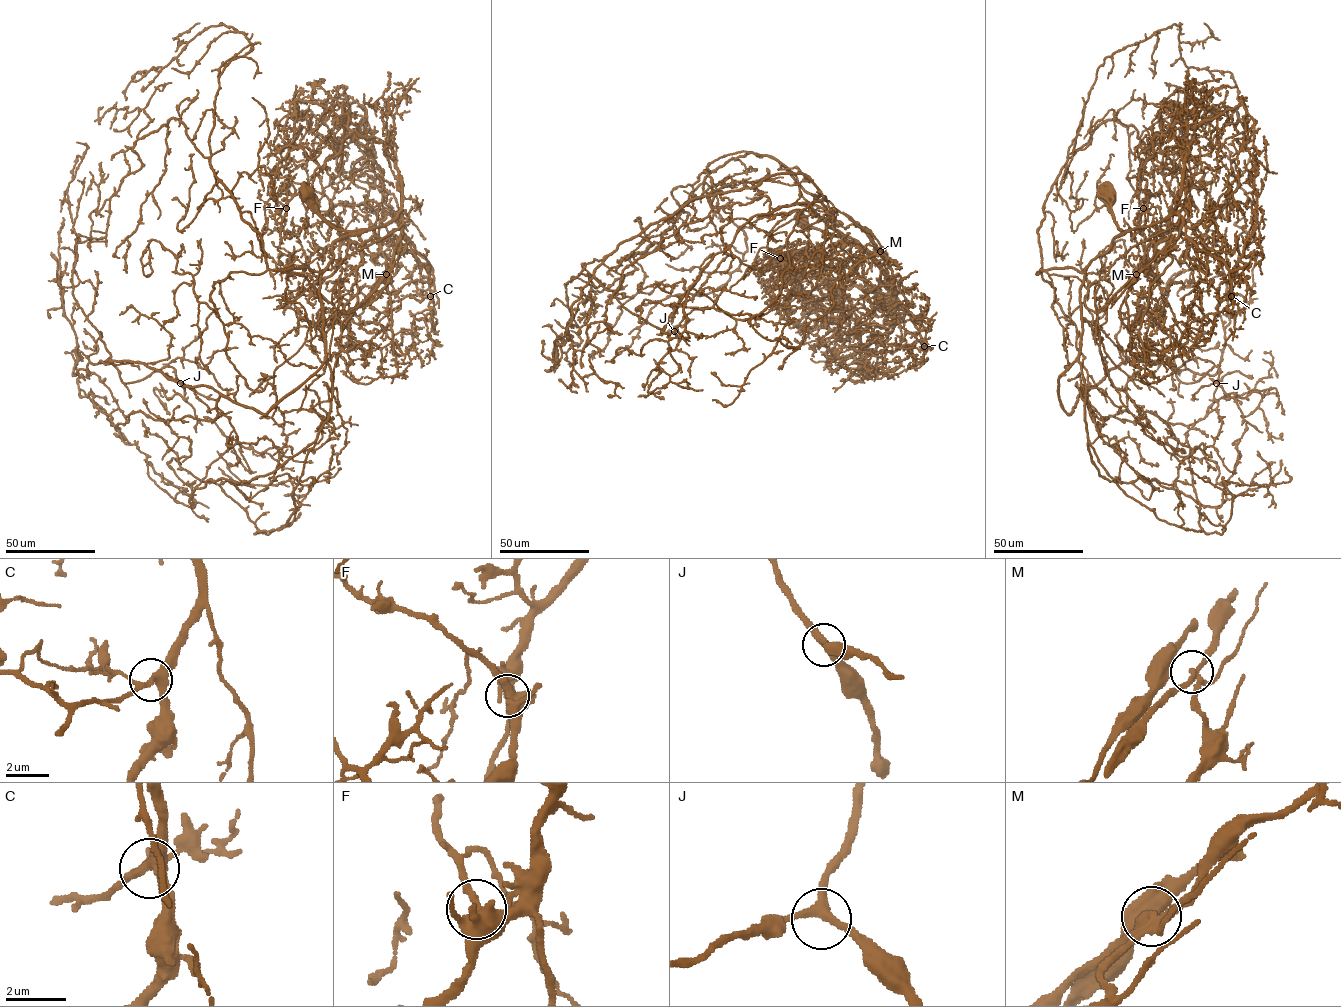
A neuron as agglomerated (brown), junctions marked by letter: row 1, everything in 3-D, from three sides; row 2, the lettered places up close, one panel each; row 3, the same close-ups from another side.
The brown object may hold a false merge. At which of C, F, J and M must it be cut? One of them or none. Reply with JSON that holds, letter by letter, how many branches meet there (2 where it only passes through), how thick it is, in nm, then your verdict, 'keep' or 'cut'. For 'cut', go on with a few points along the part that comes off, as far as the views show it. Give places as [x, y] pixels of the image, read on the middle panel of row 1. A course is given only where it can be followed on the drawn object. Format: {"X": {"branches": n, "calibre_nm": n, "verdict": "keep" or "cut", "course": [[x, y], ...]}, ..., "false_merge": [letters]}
{"C": {"branches": 4, "calibre_nm": 300, "verdict": "keep"}, "F": {"branches": 5, "calibre_nm": 460, "verdict": "keep"}, "J": {"branches": 3, "calibre_nm": 280, "verdict": "keep"}, "M": {"branches": 4, "calibre_nm": 260, "verdict": "keep"}, "false_merge": []}

